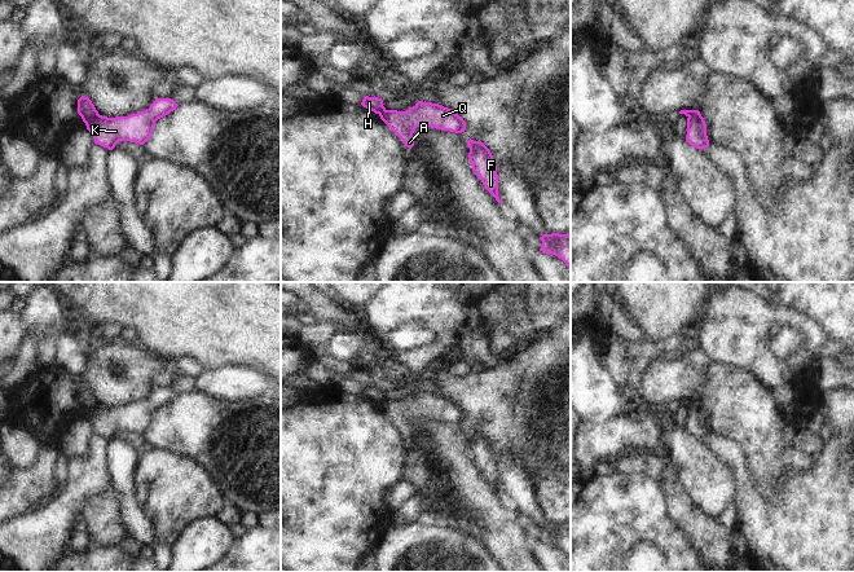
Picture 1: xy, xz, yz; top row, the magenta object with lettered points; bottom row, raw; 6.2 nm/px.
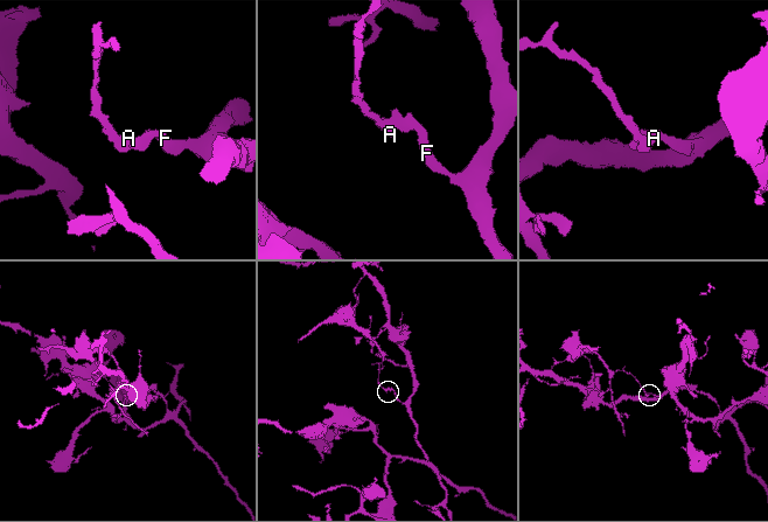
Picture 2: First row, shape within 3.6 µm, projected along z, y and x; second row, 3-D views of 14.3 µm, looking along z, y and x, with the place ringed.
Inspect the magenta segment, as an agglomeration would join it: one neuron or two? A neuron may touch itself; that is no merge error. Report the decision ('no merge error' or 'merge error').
merge error

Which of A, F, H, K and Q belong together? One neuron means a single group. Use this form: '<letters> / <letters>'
A F K Q / H

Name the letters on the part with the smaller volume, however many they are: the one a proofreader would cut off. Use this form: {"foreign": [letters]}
{"foreign": ["H"]}

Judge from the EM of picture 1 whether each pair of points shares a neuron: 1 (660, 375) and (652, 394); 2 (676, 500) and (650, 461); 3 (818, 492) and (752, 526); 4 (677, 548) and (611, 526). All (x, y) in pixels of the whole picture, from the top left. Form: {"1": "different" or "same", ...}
{"1": "same", "2": "same", "3": "same", "4": "same"}

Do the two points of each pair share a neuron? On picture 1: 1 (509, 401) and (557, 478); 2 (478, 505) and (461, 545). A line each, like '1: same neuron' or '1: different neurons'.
1: same neuron
2: different neurons

